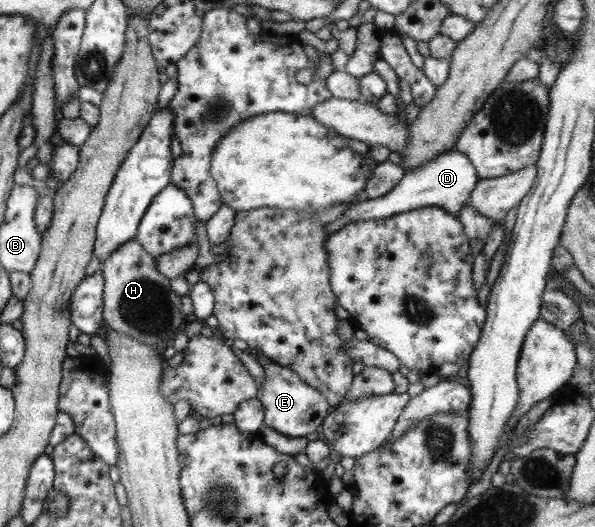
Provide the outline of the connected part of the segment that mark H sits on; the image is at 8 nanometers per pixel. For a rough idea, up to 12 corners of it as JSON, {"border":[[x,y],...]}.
{"border":[[133,238],[100,264],[103,324],[142,344],[186,325]]}

